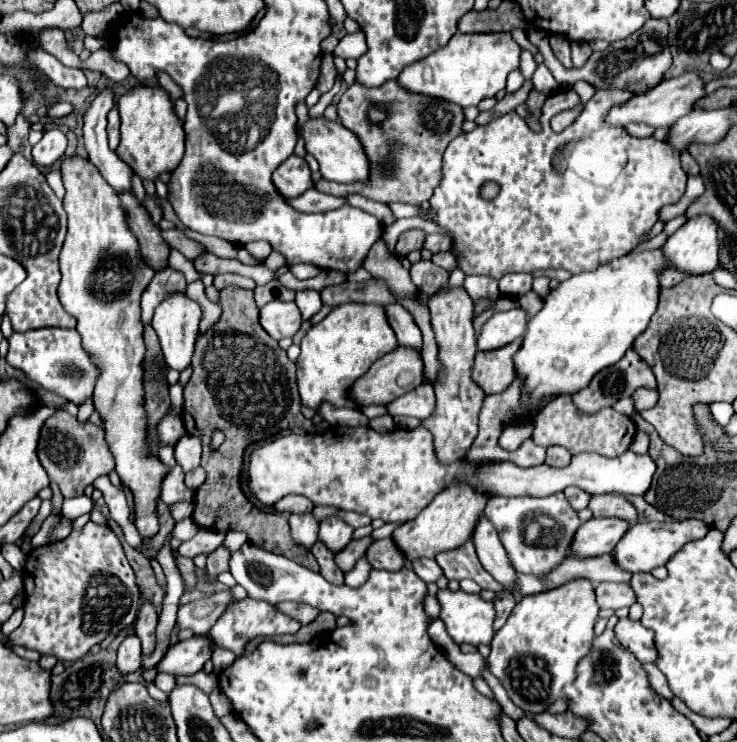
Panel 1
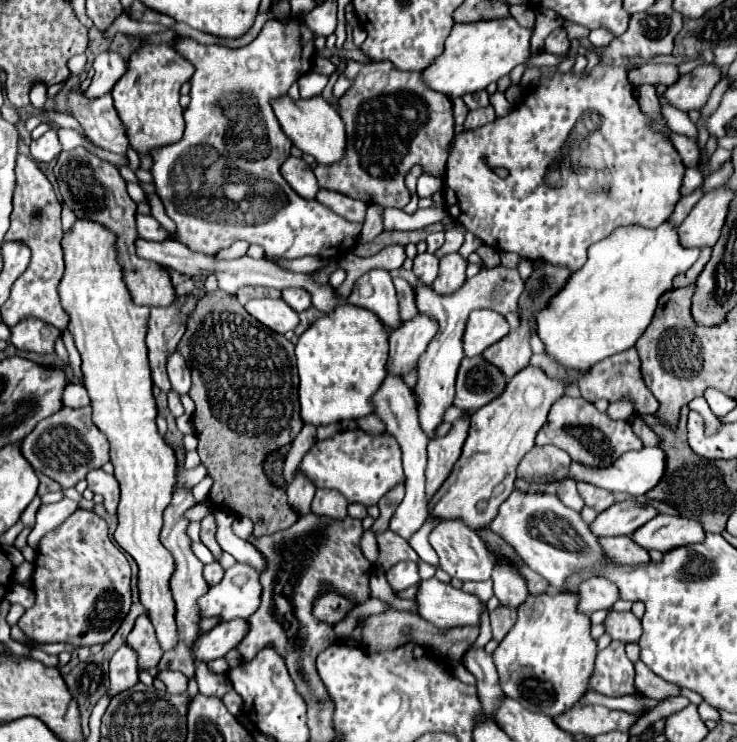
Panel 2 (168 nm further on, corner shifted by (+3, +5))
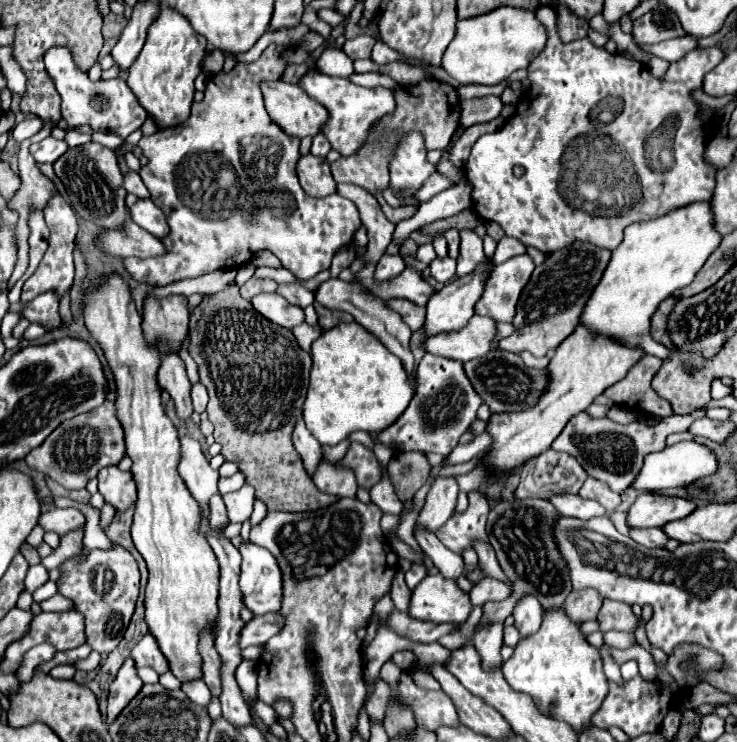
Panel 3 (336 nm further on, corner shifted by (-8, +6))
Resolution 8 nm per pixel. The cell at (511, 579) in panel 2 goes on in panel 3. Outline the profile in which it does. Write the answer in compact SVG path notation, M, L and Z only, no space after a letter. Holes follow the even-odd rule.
M522 596L514 606L514 626L520 630L520 636L530 636L540 628L542 606L536 596Z

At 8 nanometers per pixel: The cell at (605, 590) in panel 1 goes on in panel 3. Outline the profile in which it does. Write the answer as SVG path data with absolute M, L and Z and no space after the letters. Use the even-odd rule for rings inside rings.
M586 588L586 590L574 590L568 596L568 600L562 604L562 608L570 616L572 622L582 624L586 620L596 620L602 602L604 598L596 590Z

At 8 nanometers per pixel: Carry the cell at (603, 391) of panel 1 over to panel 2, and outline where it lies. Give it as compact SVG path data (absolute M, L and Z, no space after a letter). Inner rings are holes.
M635 349L617 353L613 357L607 357L605 361L599 361L597 365L593 365L589 369L589 373L585 371L579 377L579 391L583 395L583 399L595 403L597 399L607 399L609 403L621 401L621 399L629 399L635 407L637 415L647 415L647 413L655 413L659 409L659 401L653 397L653 393L645 387L643 377L641 377L641 369L639 369L639 355Z

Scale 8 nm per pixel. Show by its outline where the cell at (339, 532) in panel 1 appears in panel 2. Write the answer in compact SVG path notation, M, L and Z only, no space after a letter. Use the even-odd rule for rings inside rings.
M317 489L311 511L333 519L343 519L347 515L347 501L335 489Z

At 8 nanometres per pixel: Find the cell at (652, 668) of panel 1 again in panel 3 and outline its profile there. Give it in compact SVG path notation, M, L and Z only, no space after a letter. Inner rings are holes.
M606 632L604 634L604 642L606 646L614 646L614 648L630 648L630 646L636 646L636 636L634 634L626 634L626 632Z

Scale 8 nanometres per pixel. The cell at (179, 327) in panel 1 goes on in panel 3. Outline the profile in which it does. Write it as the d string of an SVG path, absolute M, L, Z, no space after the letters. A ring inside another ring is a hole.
M196 382L196 384L192 384L192 402L194 402L194 410L200 414L200 412L204 412L206 410L206 404L208 404L208 392L206 392L206 388L204 388L204 384L202 382Z

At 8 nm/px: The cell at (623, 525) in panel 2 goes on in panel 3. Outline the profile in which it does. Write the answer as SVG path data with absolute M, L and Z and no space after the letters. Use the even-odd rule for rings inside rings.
M642 492L626 512L626 524L630 528L660 528L666 522L688 516L694 508L694 502L684 498Z

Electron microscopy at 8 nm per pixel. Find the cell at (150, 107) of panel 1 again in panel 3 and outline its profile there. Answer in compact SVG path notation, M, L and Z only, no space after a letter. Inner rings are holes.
M162 8L160 16L148 28L146 44L128 70L128 86L138 98L140 106L154 118L158 128L172 128L190 116L194 98L194 80L202 72L206 56L206 38L196 34L190 22L170 8Z

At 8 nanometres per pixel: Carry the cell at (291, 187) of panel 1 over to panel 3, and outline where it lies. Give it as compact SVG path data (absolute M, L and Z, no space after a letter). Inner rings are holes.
M312 154L302 156L298 160L298 178L304 192L314 198L324 198L336 192L336 182L332 180L330 164L326 162L326 158Z

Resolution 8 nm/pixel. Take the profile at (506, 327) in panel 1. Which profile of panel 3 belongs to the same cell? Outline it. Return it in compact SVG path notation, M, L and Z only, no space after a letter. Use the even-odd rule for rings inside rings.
M472 316L470 322L456 332L442 332L424 340L424 348L436 356L468 362L488 354L494 346L496 320L490 316Z

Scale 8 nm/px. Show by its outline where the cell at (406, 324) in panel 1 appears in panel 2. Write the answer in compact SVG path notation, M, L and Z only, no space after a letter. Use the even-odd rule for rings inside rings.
M371 269L363 277L359 277L353 293L349 295L349 301L375 313L385 325L391 325L393 329L401 325L393 279L385 269Z

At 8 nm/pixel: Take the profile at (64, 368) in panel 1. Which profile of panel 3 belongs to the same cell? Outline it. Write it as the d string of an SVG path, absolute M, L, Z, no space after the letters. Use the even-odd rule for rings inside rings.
M46 292L42 296L38 296L36 300L28 302L22 308L24 316L34 322L44 326L46 330L56 330L60 328L60 316L58 316L58 298L52 296L52 292Z

